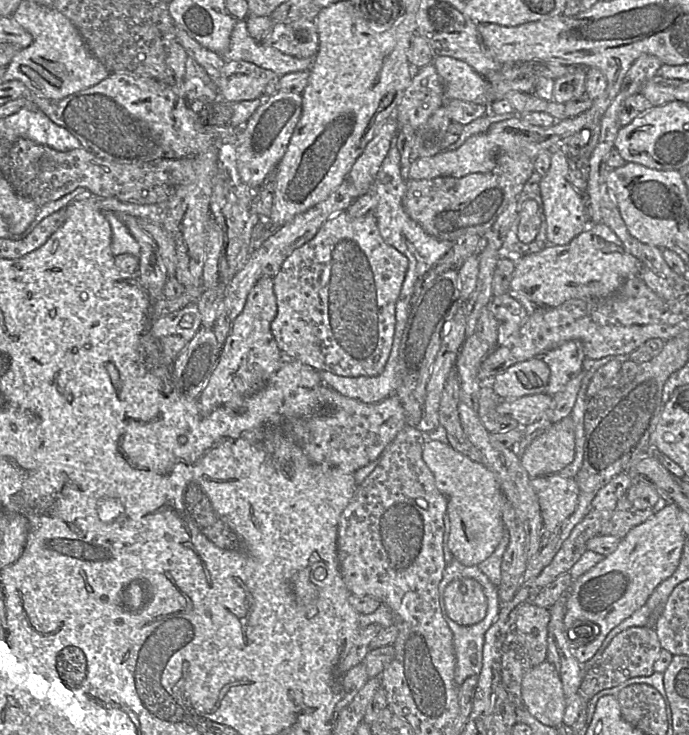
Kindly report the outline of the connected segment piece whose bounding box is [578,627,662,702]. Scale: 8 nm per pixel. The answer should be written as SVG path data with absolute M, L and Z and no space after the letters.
M631 627L614 637L600 659L583 676L578 693L588 702L598 692L618 686L628 679L646 677L654 673L653 665L662 650L654 629Z

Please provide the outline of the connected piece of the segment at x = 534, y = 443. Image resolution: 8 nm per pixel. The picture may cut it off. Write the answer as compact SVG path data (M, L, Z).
M570 415L548 425L520 453L520 462L530 478L556 474L575 455L575 435Z

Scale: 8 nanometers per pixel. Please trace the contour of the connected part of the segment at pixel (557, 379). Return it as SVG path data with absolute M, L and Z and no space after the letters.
M570 340L541 356L550 369L546 394L550 397L561 391L577 374L586 370L583 343Z

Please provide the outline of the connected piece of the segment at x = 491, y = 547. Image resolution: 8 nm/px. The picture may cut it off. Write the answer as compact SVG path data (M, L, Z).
M426 440L422 457L434 475L438 490L446 497L449 518L449 529L446 546L454 559L465 566L478 566L497 548L505 533L503 524L503 505L505 497L499 487L499 480L490 469L483 464L471 460L466 455L453 449L447 442Z

